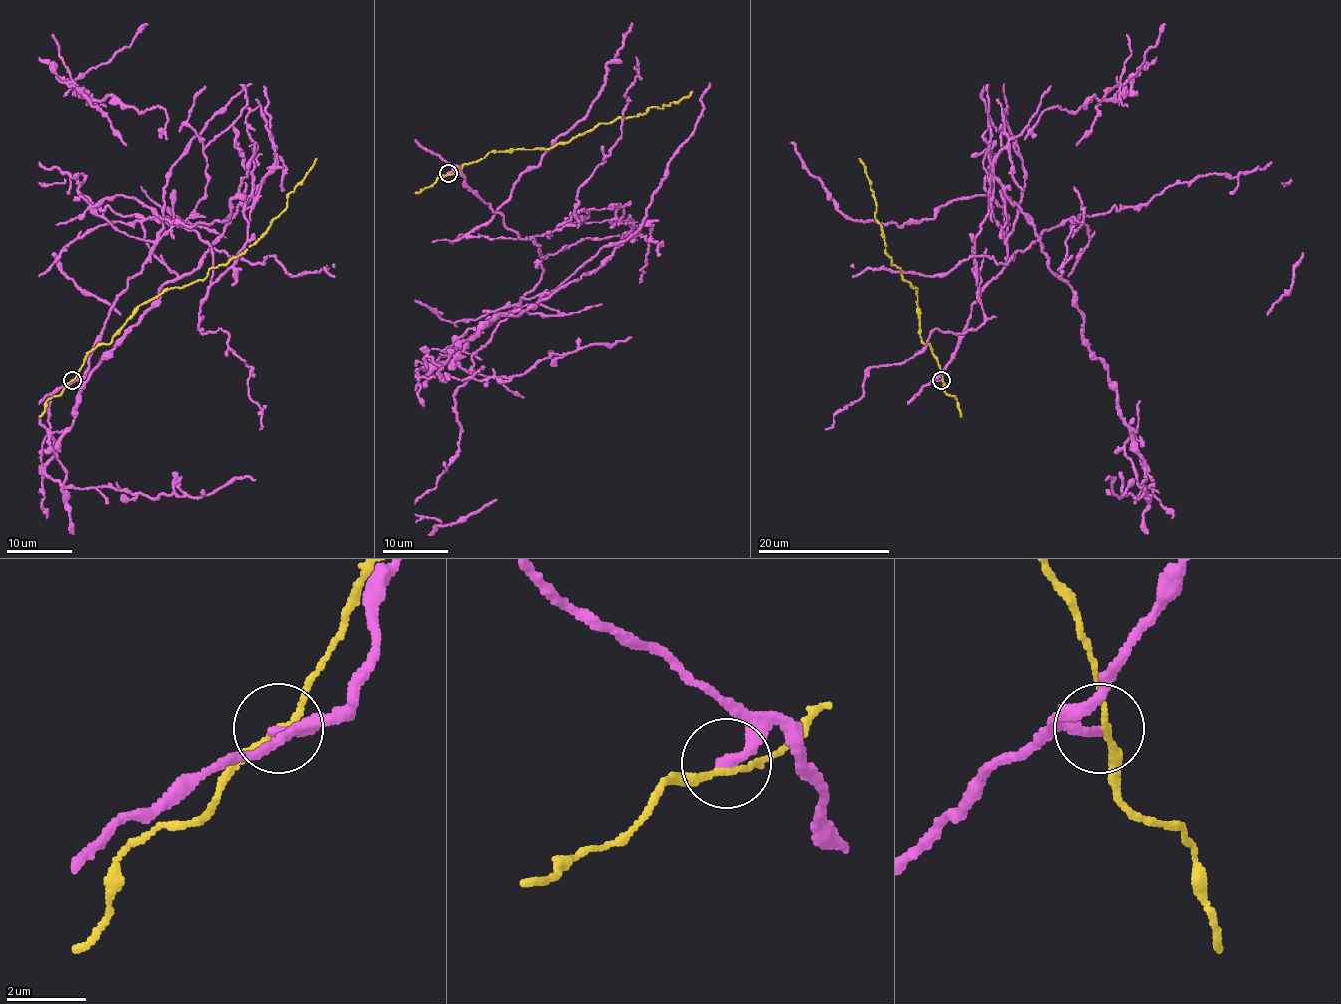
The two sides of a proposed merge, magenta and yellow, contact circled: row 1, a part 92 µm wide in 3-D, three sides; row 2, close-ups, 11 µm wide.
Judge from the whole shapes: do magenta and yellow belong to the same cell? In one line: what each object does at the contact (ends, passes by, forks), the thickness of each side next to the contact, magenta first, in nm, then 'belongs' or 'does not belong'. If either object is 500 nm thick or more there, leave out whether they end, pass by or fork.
magenta ends | yellow passes by | 280/140 nm | does not belong

